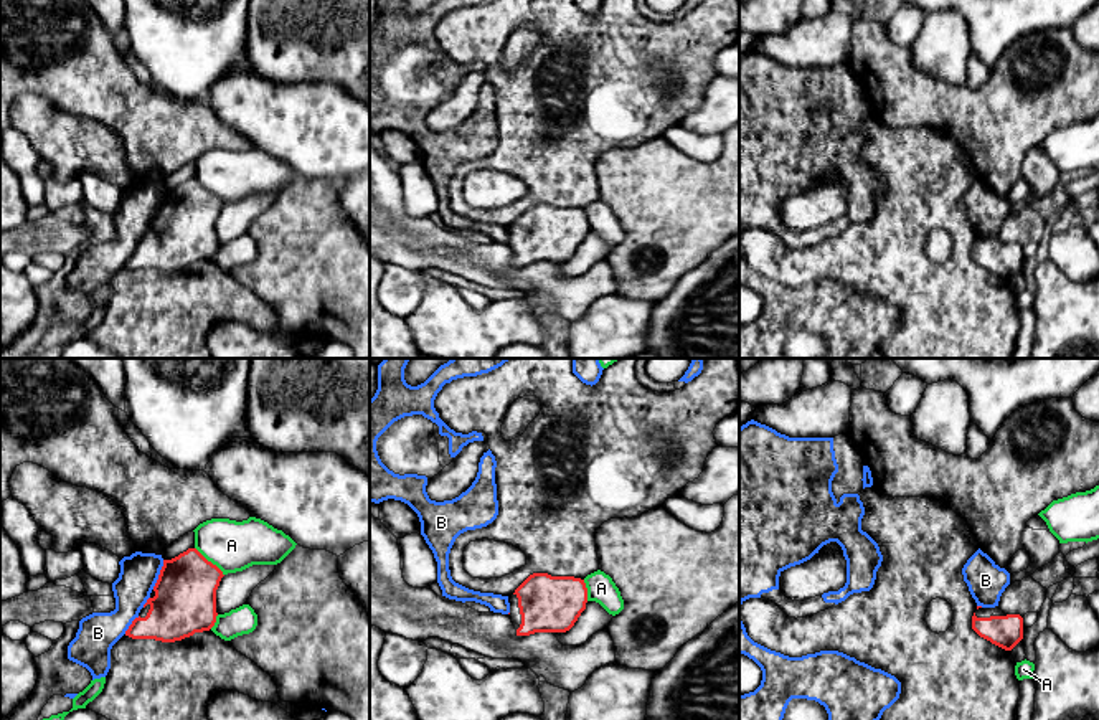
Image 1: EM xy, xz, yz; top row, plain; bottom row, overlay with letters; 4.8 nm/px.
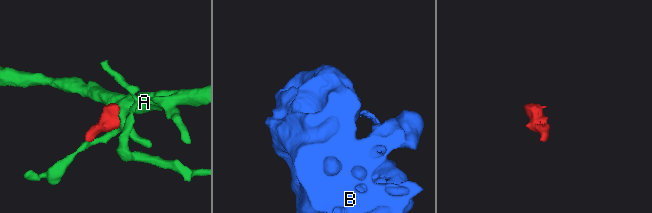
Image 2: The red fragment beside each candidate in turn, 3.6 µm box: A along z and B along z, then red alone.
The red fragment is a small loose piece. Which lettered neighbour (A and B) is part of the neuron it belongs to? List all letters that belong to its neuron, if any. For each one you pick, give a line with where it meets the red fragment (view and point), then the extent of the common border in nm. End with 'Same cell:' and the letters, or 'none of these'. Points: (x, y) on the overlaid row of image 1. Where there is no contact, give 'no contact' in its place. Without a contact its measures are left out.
Same cell: none of these

